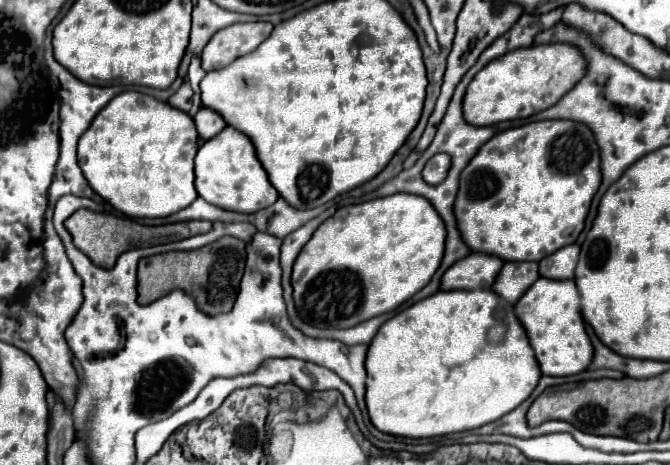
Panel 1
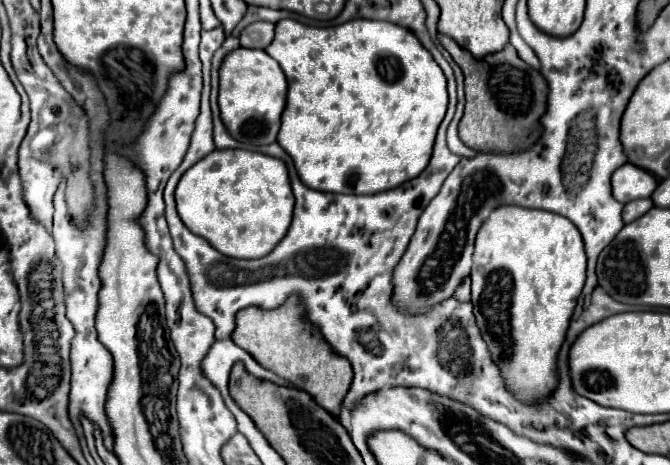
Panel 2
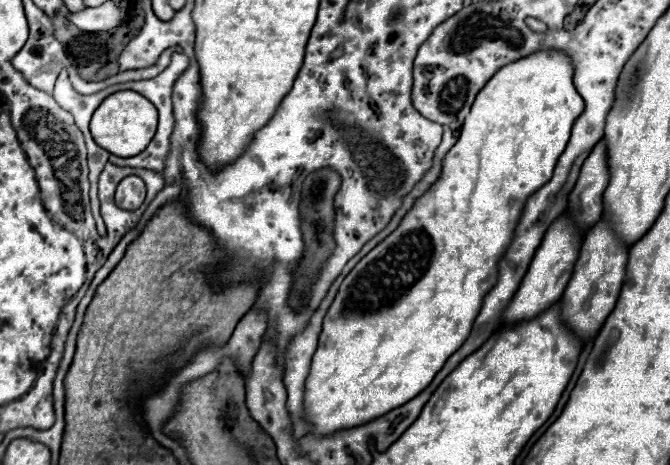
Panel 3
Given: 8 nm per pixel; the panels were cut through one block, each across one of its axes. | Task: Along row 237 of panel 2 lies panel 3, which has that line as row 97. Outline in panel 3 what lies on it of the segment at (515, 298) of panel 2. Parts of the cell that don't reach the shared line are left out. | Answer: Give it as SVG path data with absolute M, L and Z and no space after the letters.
M544 50L544 52L520 58L500 68L488 80L488 84L478 92L472 104L472 110L460 128L458 142L442 158L440 178L420 198L414 200L412 208L402 218L400 226L384 242L380 242L372 252L368 252L340 284L340 290L324 318L322 334L318 340L318 350L312 356L310 376L306 380L306 402L304 404L306 404L306 414L312 422L312 434L332 434L334 430L358 426L360 422L368 422L368 418L378 418L380 414L384 414L384 410L392 410L392 406L400 406L400 402L408 402L408 398L420 394L420 390L424 390L424 386L432 382L432 378L436 376L436 370L444 366L444 358L448 358L448 354L452 354L452 350L456 350L456 346L460 346L460 342L468 338L472 324L480 312L484 296L492 290L492 286L498 280L498 264L500 264L500 258L504 258L504 250L508 250L508 242L512 242L512 230L516 230L516 222L520 218L520 210L524 210L524 202L530 198L530 194L540 190L544 182L550 182L556 162L568 144L574 118L578 118L578 114L582 114L584 110L584 100L576 92L572 84L572 76L574 76L574 68L570 64L570 58L564 58L564 54L562 52L558 54L556 50Z

